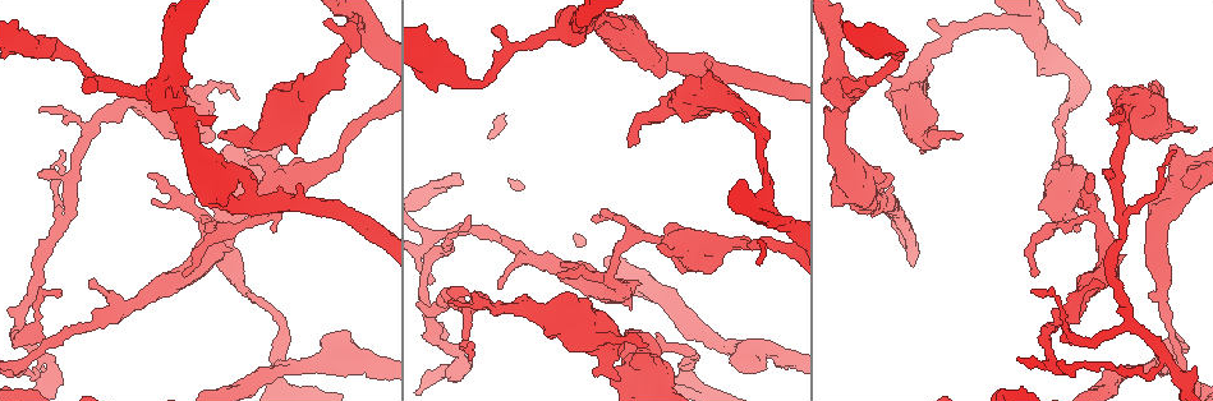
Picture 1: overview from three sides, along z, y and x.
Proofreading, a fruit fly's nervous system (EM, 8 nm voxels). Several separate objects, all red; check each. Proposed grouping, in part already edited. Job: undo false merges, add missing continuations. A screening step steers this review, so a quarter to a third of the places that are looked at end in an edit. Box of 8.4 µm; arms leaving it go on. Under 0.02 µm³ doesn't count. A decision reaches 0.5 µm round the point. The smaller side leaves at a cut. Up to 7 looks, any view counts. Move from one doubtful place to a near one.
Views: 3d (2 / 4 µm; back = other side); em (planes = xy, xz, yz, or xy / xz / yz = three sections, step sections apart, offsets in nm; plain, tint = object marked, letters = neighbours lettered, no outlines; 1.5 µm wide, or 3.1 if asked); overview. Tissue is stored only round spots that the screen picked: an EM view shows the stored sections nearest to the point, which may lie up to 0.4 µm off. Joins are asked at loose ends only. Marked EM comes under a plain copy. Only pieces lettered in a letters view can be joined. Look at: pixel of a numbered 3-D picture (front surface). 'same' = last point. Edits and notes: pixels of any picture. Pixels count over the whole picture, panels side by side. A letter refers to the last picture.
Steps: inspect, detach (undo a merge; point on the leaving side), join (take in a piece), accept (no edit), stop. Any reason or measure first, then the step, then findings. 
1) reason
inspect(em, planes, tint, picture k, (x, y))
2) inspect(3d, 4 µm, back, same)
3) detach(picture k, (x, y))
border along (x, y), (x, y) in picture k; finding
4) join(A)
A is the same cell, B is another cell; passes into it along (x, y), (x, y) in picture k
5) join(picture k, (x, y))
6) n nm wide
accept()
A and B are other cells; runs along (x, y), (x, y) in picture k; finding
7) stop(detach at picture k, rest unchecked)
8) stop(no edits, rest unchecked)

three arms meet
inspect(em, yz, step 4, tint, picture 1, (19, 322))

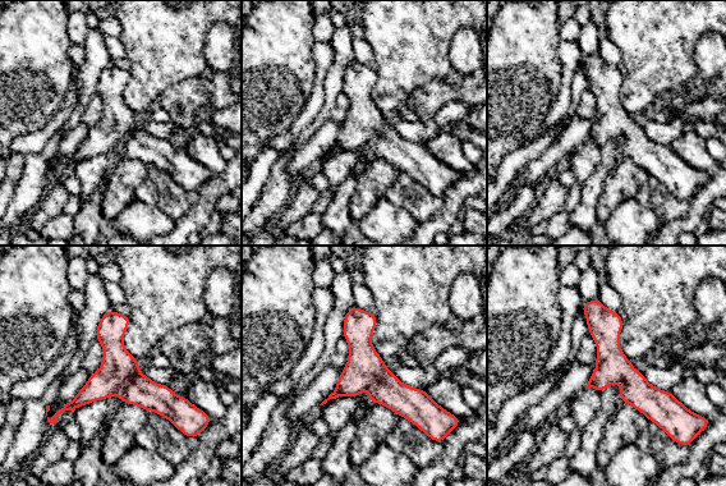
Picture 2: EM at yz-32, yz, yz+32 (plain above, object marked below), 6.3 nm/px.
cut it another way
inspect(em, planes, tint, same)

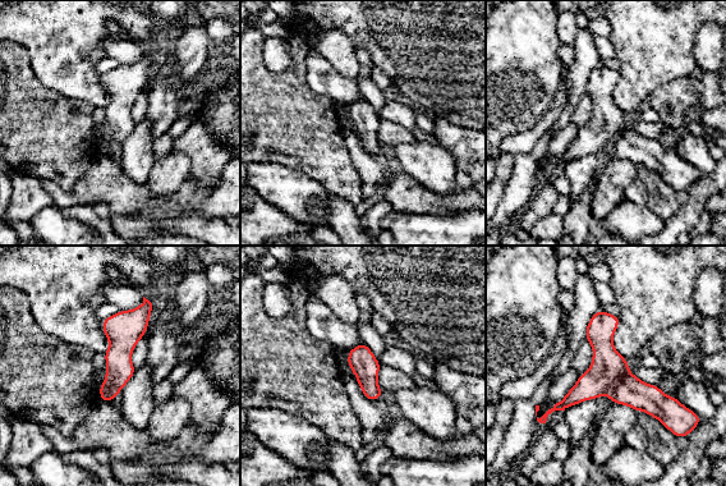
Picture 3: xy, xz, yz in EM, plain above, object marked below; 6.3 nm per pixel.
what lies round it
inspect(em, planes, letters, same)

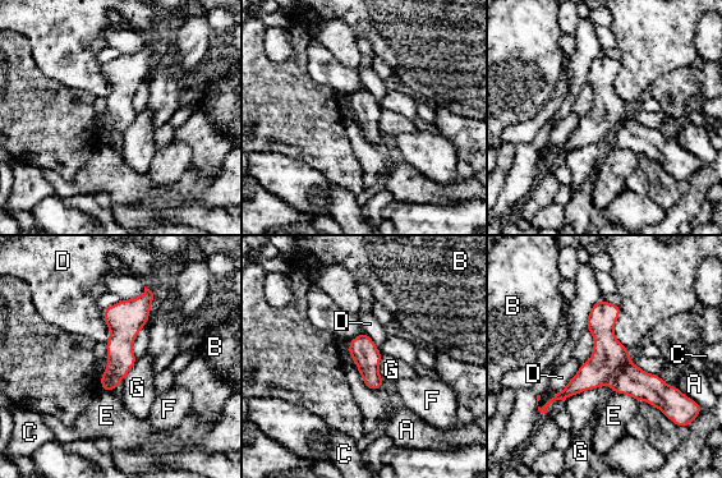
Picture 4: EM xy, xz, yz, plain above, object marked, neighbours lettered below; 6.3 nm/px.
170 nm wide
accept()
A, B, C, D, E, F and G are other cells; border along (582, 363), (570, 381), (539, 408) in picture 4; continuous, no second neuron

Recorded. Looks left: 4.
branch stops here
inspect(em, yz, step 4, tint, picture 1, (1175, 150))

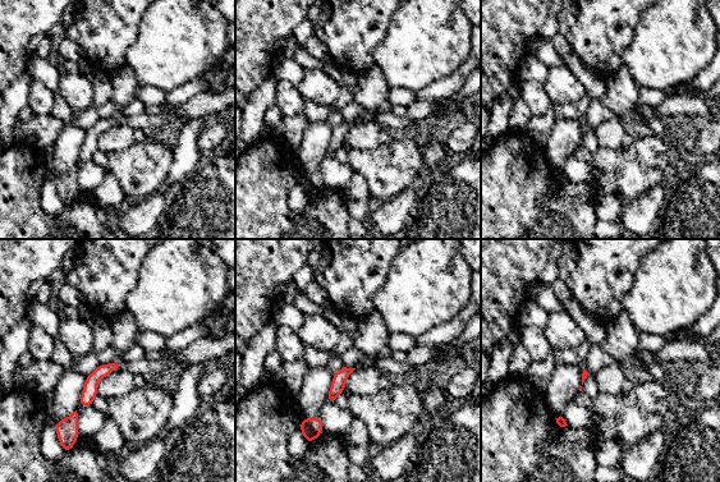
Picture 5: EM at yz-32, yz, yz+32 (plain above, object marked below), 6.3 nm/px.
another direction
inspect(em, planes, letters, same)

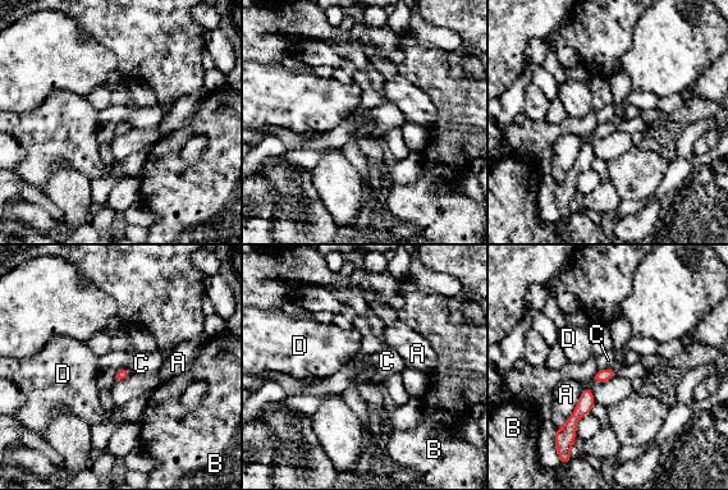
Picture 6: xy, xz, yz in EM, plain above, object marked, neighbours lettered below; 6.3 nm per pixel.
accept()
A, B, C and D are other cells; border along (614, 367), (598, 370) in picture 6; no lettered piece goes on from it

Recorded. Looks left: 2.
abrupt turn
inspect(em, yz, step 4, tint, picture 1, (461, 77))

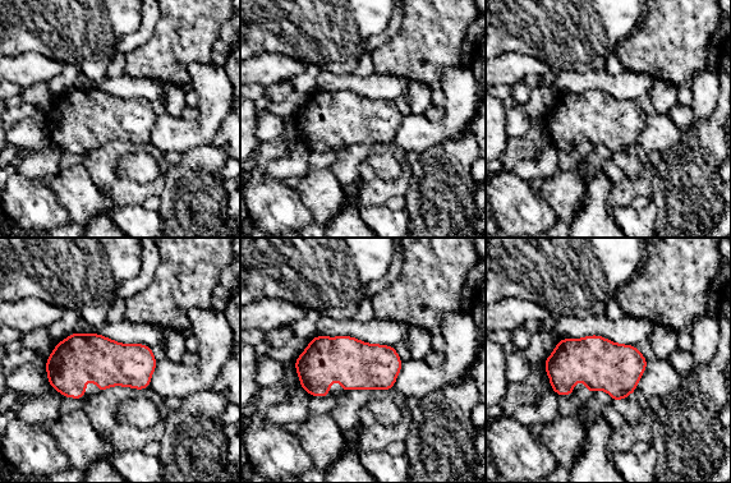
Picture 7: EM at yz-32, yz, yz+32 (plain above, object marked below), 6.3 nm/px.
cut it another way
inspect(em, xy, step 8, letters, same)

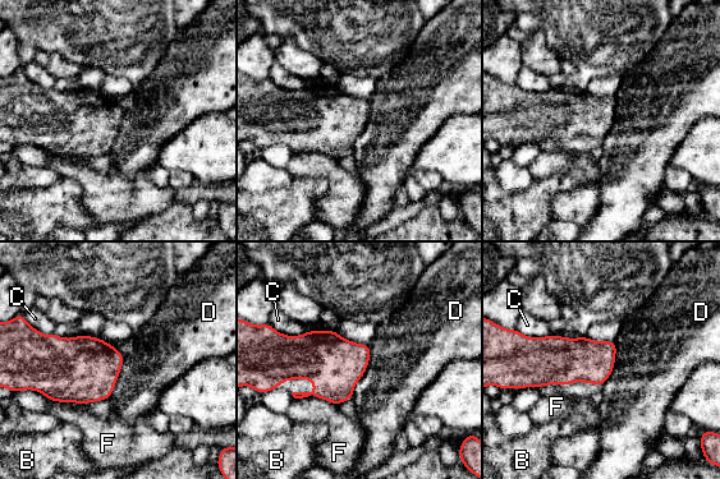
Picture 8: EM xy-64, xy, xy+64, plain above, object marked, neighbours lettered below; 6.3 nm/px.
D touches over 360 nm
accept()
B, C, D and F are other cells; one neuron here

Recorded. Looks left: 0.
stop(no edits, rest unchecked)

